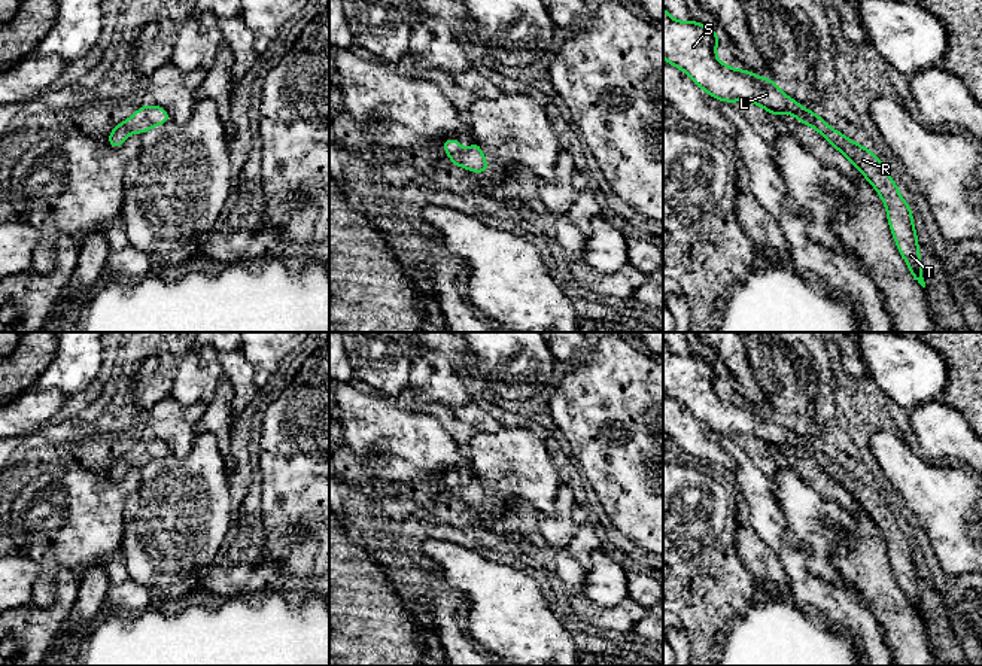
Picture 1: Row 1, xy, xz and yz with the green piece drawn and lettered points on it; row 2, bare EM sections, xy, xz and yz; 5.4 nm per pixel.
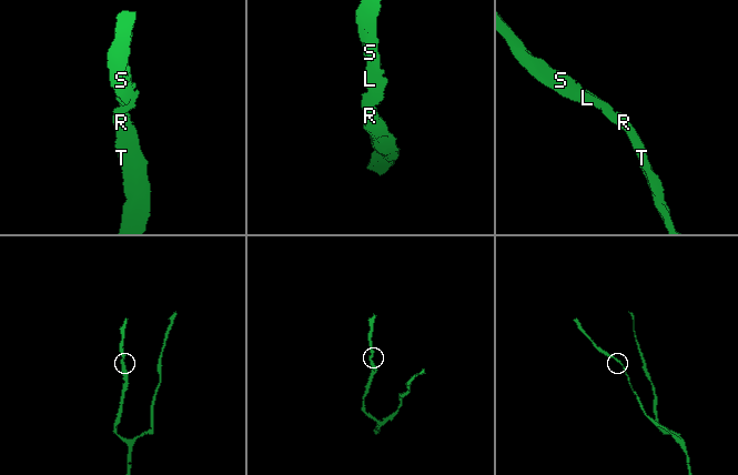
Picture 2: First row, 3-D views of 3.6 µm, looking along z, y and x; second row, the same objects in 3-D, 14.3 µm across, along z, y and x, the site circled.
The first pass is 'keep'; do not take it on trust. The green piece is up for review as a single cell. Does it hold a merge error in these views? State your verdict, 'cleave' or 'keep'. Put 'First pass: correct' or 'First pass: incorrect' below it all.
keep
First pass: correct

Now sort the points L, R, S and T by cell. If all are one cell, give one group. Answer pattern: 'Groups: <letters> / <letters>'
Groups: L R S T

